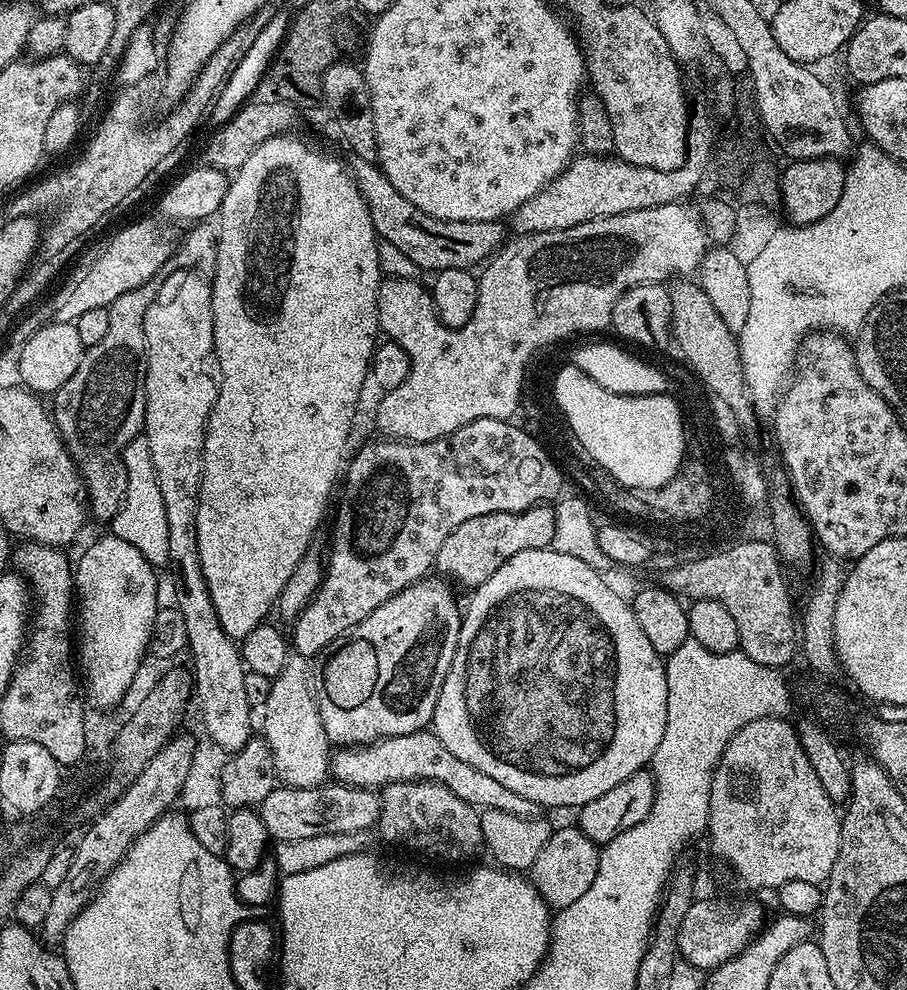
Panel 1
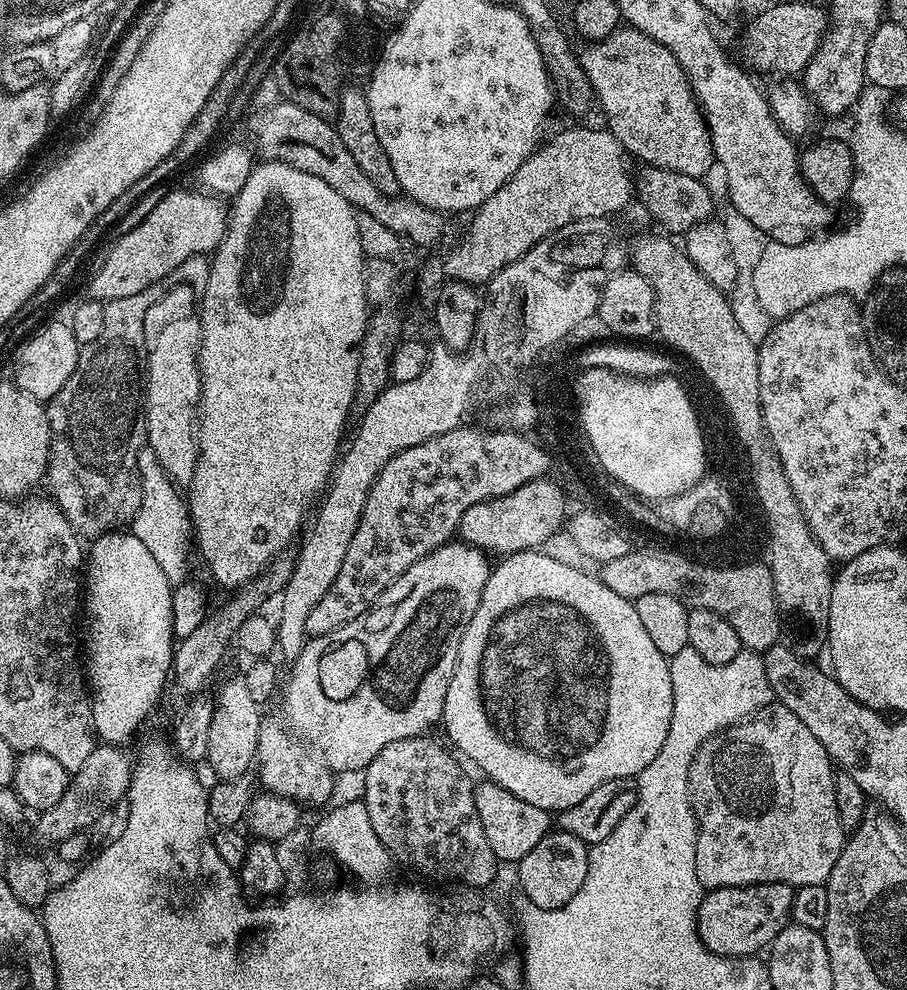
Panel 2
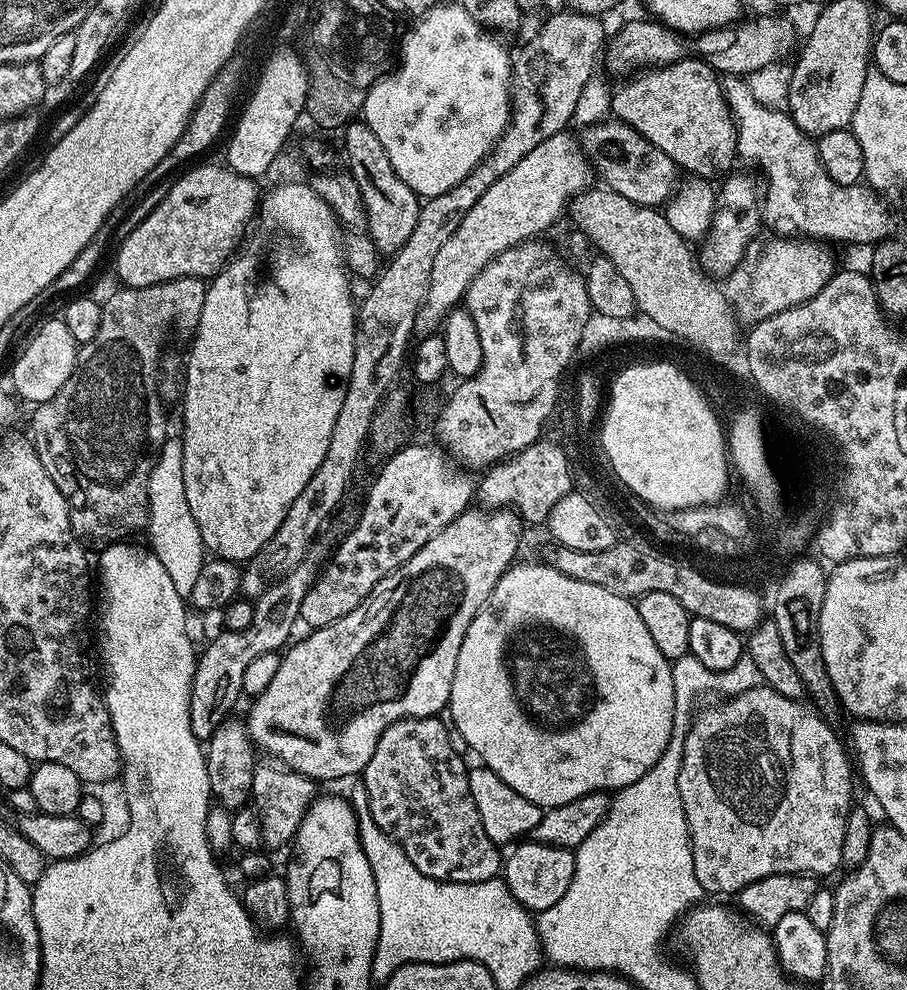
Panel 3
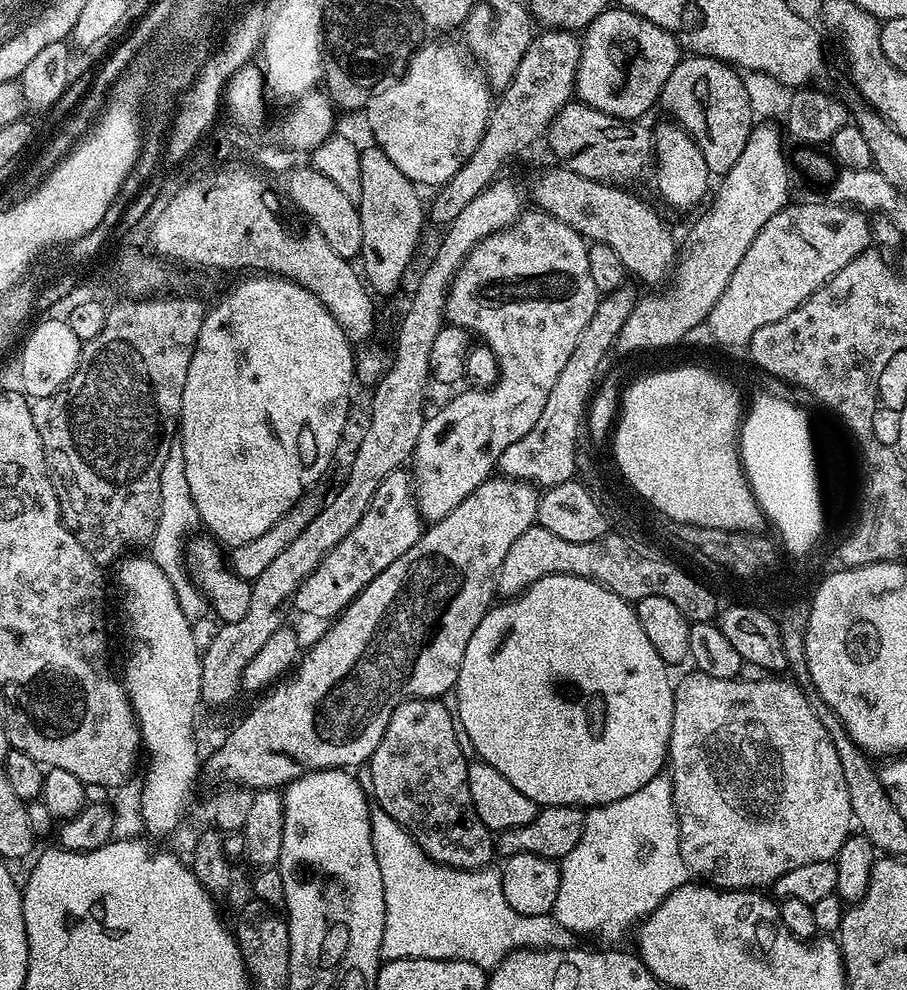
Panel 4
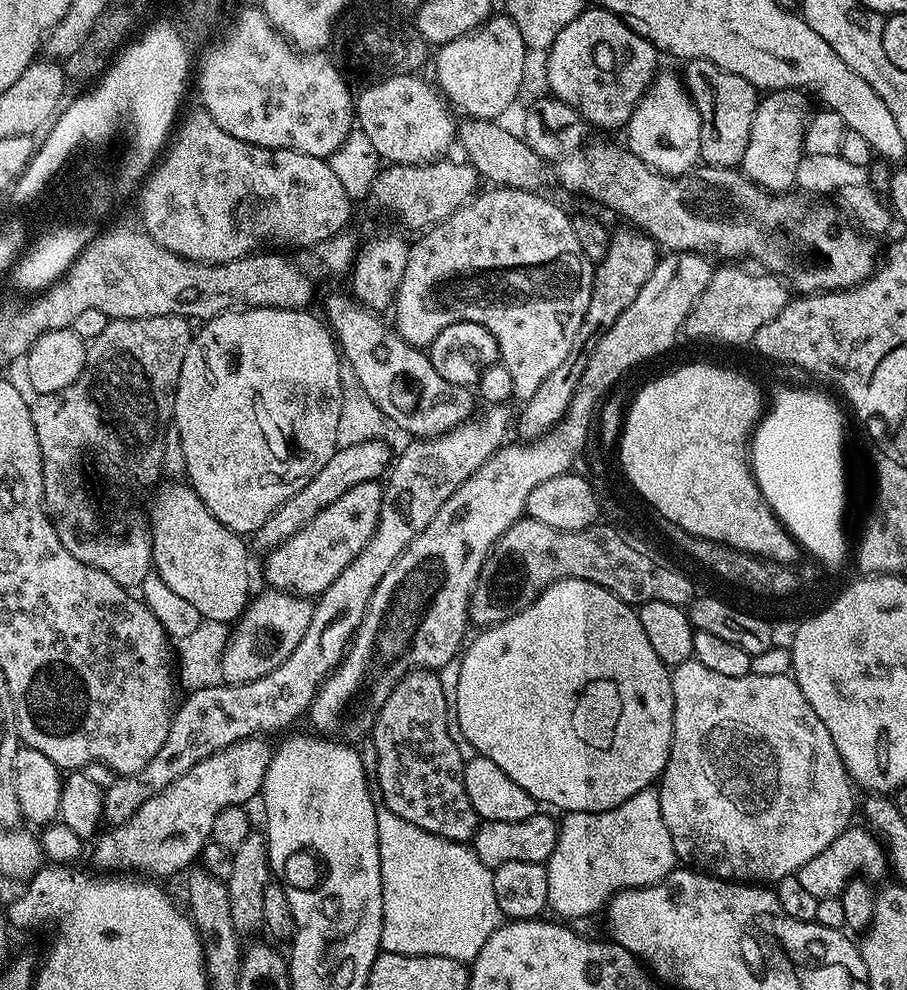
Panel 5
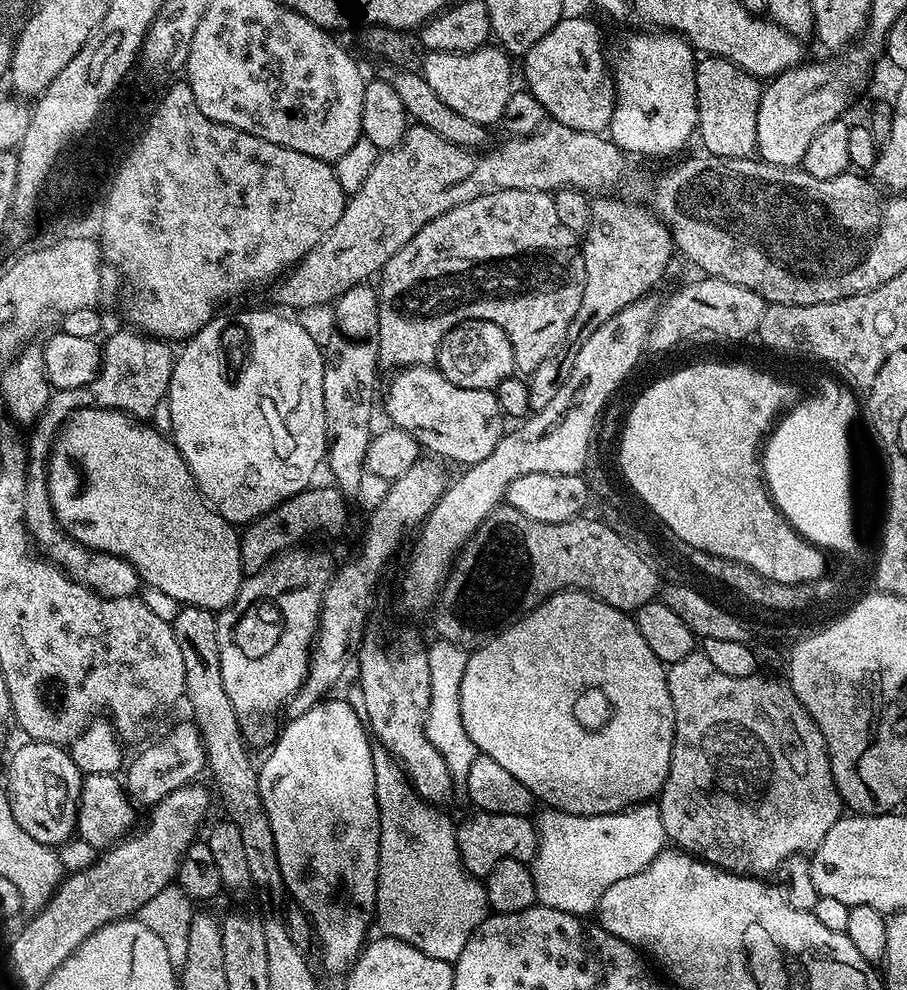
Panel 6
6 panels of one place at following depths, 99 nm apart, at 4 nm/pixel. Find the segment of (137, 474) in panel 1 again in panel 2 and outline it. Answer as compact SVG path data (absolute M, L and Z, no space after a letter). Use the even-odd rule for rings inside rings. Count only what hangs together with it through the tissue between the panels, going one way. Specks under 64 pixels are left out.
M145 446L143 450L140 452L140 456L136 460L136 468L138 469L138 473L140 472L140 484L138 484L138 491L142 494L142 506L138 510L138 514L132 519L130 525L130 531L133 532L138 538L138 542L144 543L146 545L146 550L150 550L150 555L154 557L154 562L158 562L158 567L162 569L162 574L166 574L166 578L168 581L175 585L185 583L185 580L189 577L188 574L188 544L190 548L190 541L193 539L194 533L192 531L192 524L190 521L190 517L188 515L188 507L186 505L185 497L182 495L181 489L177 487L177 485L172 483L172 479L166 475L166 473L162 470L162 466L158 462L158 458L154 453L152 453L152 449Z

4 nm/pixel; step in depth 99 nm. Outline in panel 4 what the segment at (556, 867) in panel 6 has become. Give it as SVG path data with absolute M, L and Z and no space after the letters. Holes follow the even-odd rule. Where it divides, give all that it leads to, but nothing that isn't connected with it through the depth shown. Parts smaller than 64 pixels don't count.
M661 774L650 778L642 790L634 790L634 794L618 798L618 802L589 807L584 813L582 838L578 838L578 846L574 846L574 850L559 861L559 865L558 898L551 910L551 916L557 922L581 937L597 936L605 940L608 946L615 945L612 943L622 939L628 931L631 933L637 922L651 914L671 892L690 880L680 849L671 775Z

